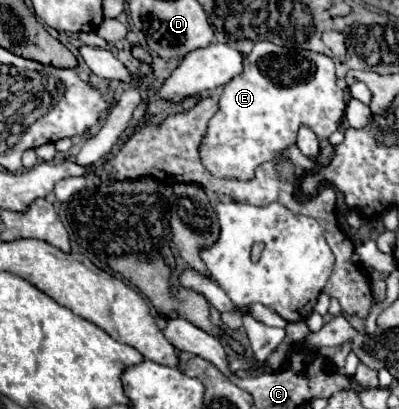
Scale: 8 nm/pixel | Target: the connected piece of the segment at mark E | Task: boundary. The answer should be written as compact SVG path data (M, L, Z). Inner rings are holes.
M258 41L256 47L244 57L244 71L224 85L218 101L218 111L208 121L206 135L200 143L200 161L214 177L238 181L254 179L258 165L272 161L286 147L292 147L296 143L296 133L302 125L310 127L316 133L318 141L328 139L338 129L344 117L344 109L344 91L336 85L334 61L328 55L304 49L286 49L270 41Z

